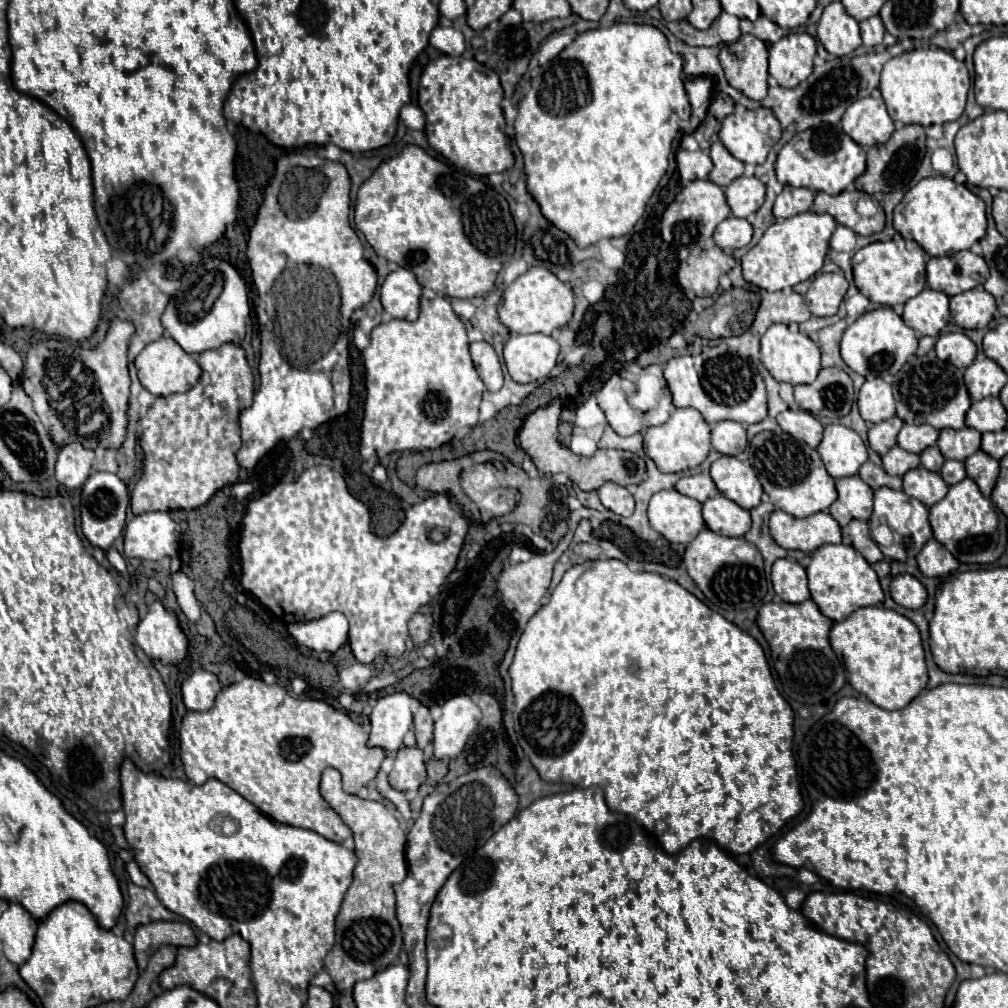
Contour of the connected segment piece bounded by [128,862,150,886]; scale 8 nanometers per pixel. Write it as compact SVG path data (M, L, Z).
M130 862L130 864L128 864L128 874L130 874L130 880L132 880L136 886L150 886L148 878L140 872L140 868L136 866L136 862Z

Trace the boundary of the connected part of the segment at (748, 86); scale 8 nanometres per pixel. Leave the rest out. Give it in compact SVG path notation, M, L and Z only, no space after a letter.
M742 34L732 46L720 50L726 80L752 100L762 100L768 90L768 48L750 34Z

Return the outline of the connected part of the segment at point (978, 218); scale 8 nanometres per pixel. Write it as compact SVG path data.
M946 176L920 180L904 194L894 208L894 228L906 238L916 240L928 256L948 256L968 250L986 234L986 204L964 184L956 184Z

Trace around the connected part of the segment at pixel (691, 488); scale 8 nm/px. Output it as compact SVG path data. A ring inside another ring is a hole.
M694 474L694 476L684 476L676 482L676 490L684 496L690 496L698 502L706 502L708 498L714 498L718 494L716 484L708 474Z

